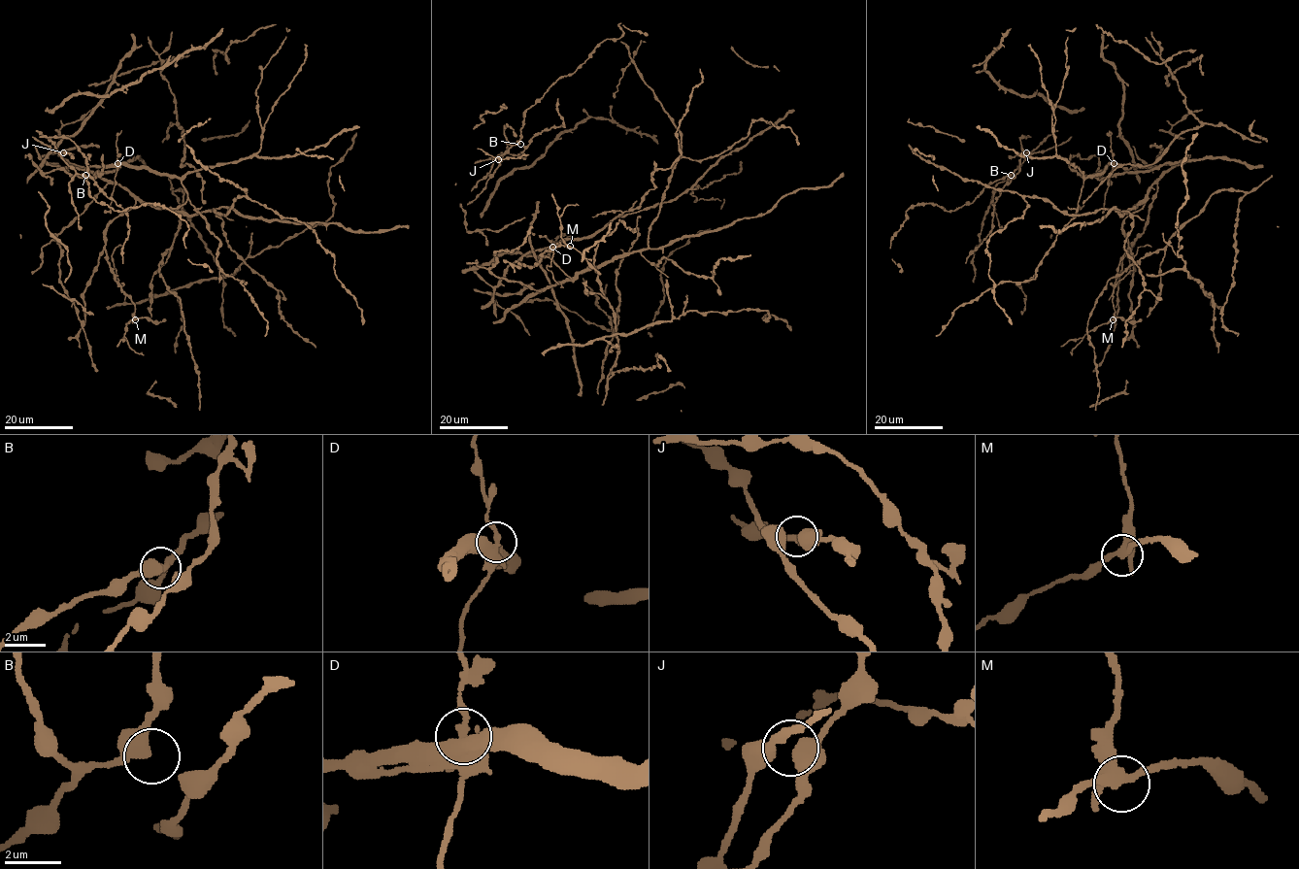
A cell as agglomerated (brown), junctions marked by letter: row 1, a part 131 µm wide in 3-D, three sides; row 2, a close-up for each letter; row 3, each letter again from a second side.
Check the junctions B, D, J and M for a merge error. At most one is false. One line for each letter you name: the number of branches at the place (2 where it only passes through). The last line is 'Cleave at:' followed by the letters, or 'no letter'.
D: 4
Cleave at: D

